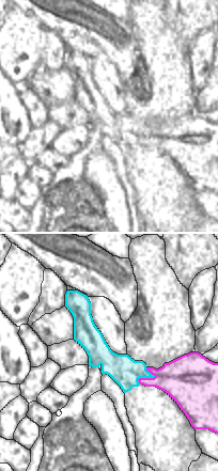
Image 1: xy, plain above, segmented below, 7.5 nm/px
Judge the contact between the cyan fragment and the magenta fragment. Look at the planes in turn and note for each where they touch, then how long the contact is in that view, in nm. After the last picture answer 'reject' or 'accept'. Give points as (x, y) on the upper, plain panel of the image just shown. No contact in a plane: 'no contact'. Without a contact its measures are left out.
meets cyan at (144, 138); contact 150 nm long

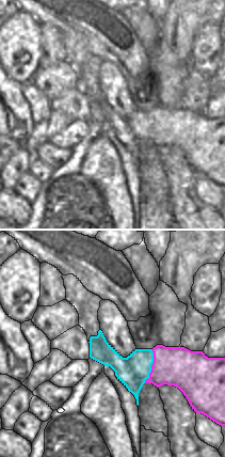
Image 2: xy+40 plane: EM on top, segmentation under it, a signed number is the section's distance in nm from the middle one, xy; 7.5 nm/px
meets cyan at (150, 127); contact 260 nm long

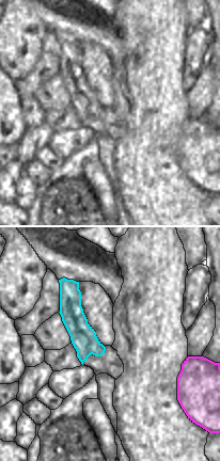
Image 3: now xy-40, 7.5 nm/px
no contact

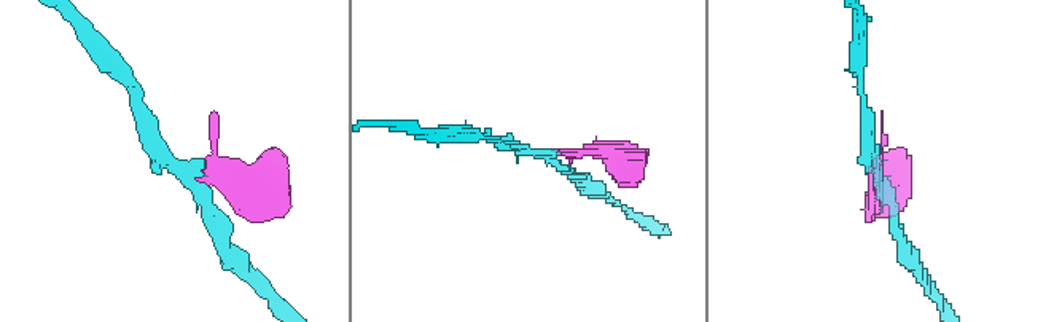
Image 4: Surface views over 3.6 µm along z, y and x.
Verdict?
reject

